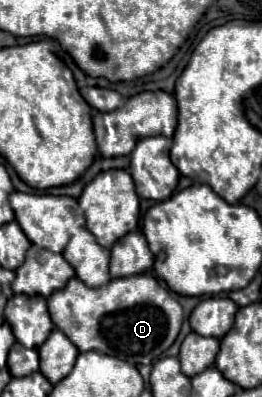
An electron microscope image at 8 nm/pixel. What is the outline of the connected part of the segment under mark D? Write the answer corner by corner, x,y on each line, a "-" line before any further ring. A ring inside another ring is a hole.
149,274
113,278
99,288
89,288
79,278
71,278
65,288
49,296
47,310
53,324
81,352
103,352
123,358
133,366
153,364
175,342
183,322
181,304

